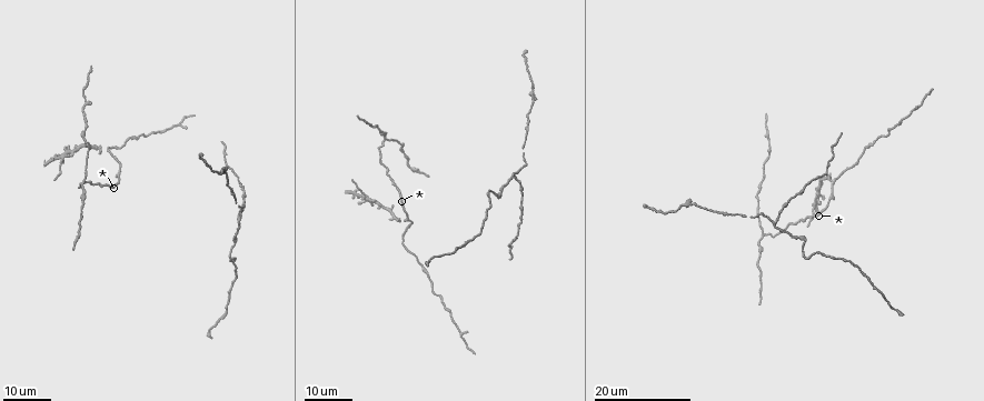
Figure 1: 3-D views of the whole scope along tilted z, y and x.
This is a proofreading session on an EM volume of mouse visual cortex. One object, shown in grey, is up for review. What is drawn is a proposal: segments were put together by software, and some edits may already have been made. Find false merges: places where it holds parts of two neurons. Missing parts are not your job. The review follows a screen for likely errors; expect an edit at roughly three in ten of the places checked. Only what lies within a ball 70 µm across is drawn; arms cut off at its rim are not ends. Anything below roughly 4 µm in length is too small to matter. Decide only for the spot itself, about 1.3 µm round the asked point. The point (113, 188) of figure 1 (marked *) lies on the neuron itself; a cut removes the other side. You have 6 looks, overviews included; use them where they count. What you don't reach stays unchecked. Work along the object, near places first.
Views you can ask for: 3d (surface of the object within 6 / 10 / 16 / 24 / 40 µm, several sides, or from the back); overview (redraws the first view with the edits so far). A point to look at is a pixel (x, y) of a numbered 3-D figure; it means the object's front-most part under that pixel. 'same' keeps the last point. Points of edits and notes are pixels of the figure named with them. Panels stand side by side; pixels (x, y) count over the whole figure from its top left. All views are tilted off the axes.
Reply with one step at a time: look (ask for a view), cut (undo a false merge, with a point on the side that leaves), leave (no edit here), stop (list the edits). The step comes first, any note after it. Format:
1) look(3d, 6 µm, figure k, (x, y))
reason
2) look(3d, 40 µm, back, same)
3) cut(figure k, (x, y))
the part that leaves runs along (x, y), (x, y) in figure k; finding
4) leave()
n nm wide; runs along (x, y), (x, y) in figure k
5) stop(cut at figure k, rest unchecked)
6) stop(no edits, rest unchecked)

look(3d, 24 µm, figure 1, (763, 235))
a fork

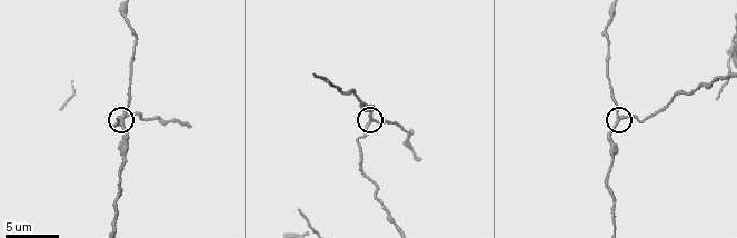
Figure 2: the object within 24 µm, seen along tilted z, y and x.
look(3d, 10 µm, figure 2, (619, 115))
zoom in

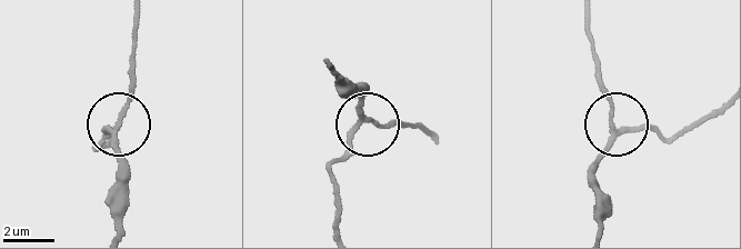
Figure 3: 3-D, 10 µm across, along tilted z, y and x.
leave()
runs along (721, 106), (666, 138), (612, 128), (592, 193) in figure 3; continuous, no second neuron

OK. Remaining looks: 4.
look(3d, 24 µm, figure 1, (369, 200))
sudden change in width

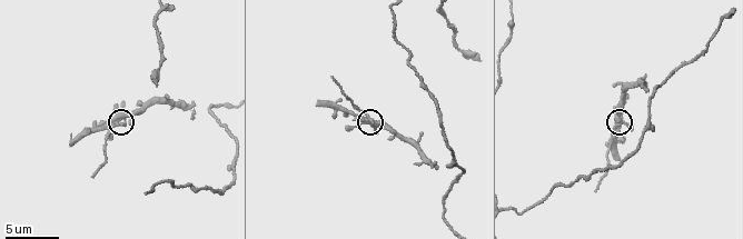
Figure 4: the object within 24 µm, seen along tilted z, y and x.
look(3d, 10 µm, figure 4, (125, 125))

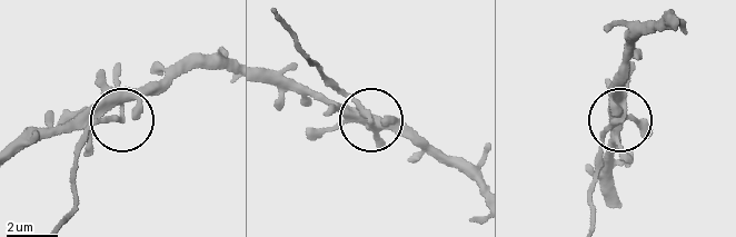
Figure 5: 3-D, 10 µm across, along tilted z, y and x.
cut(figure 5, (352, 97))
480 nm wide; the part that leaves runs along (371, 125), (275, 15) in figure 5; two neurons meet here

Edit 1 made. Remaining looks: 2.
stop(cut at figure 5, rest unchecked)

